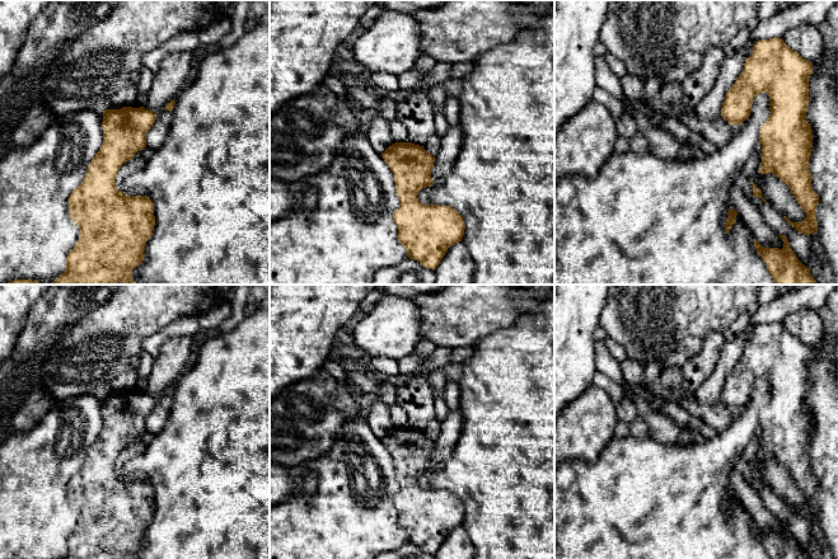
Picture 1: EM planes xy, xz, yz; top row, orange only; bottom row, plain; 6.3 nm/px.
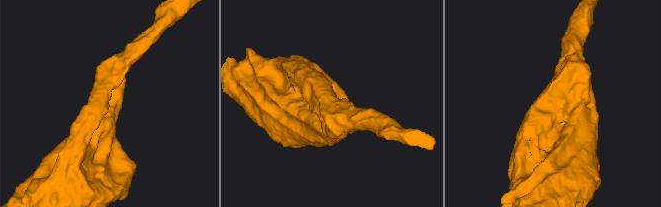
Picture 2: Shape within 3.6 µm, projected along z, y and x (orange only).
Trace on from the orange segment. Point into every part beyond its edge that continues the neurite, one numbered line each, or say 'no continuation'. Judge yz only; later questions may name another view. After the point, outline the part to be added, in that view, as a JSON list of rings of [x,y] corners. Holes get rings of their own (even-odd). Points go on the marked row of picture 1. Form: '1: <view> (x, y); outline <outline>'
no continuation

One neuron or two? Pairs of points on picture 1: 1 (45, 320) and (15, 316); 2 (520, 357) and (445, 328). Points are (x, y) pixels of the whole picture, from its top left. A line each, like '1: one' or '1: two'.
1: two
2: two

